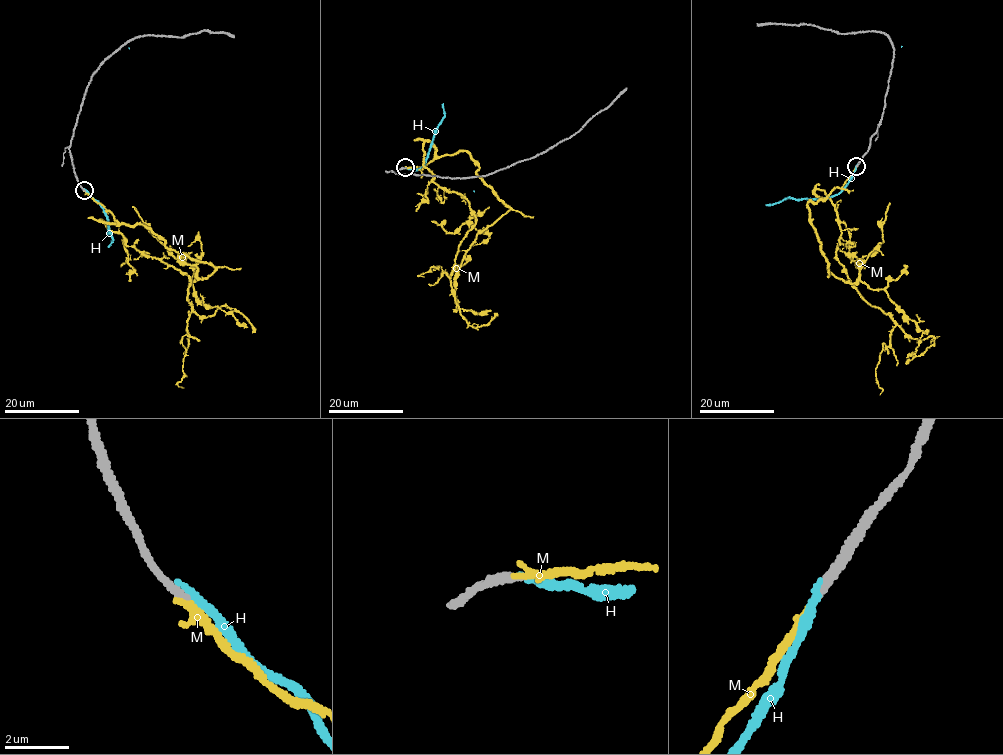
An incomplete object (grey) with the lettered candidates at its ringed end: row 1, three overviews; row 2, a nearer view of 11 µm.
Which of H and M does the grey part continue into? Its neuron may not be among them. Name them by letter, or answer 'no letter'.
M

